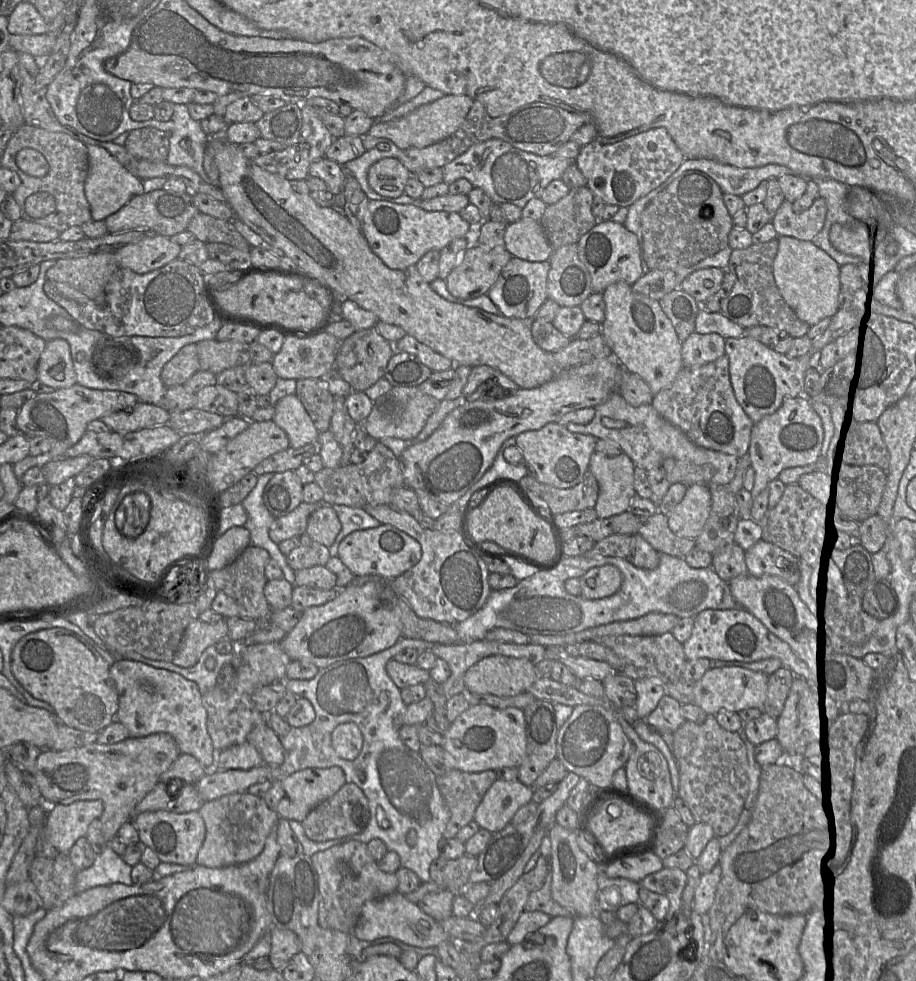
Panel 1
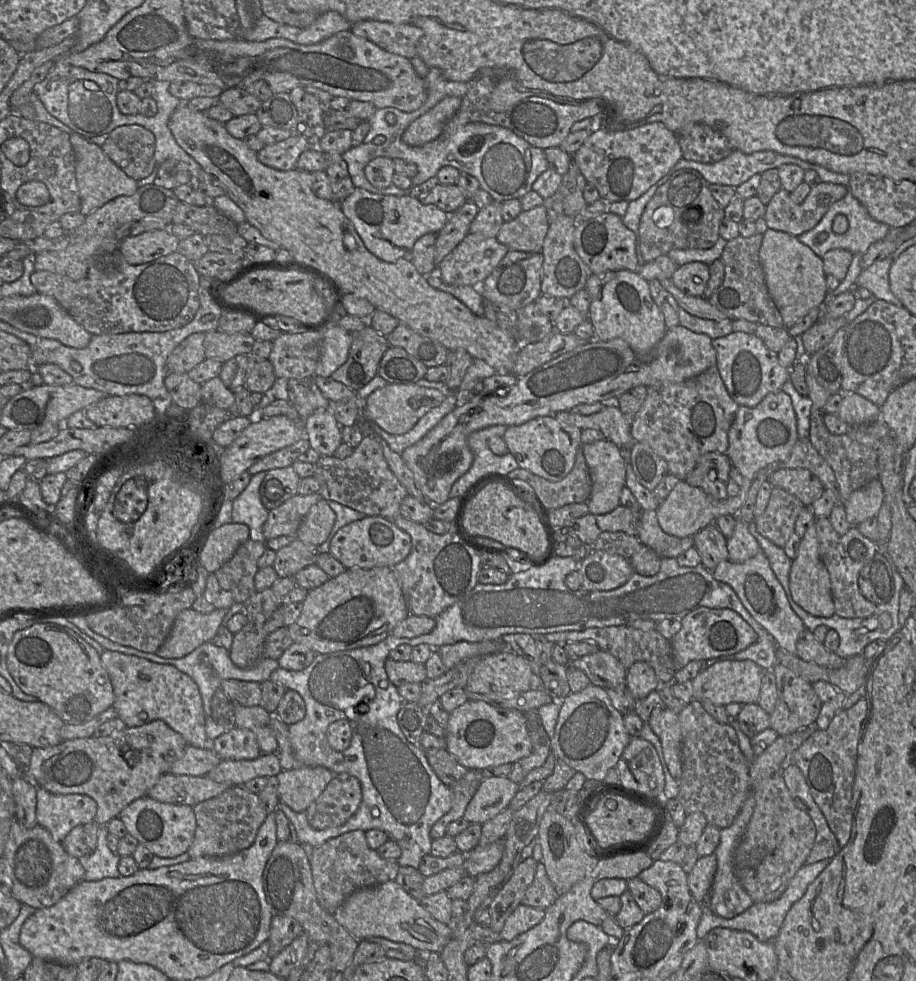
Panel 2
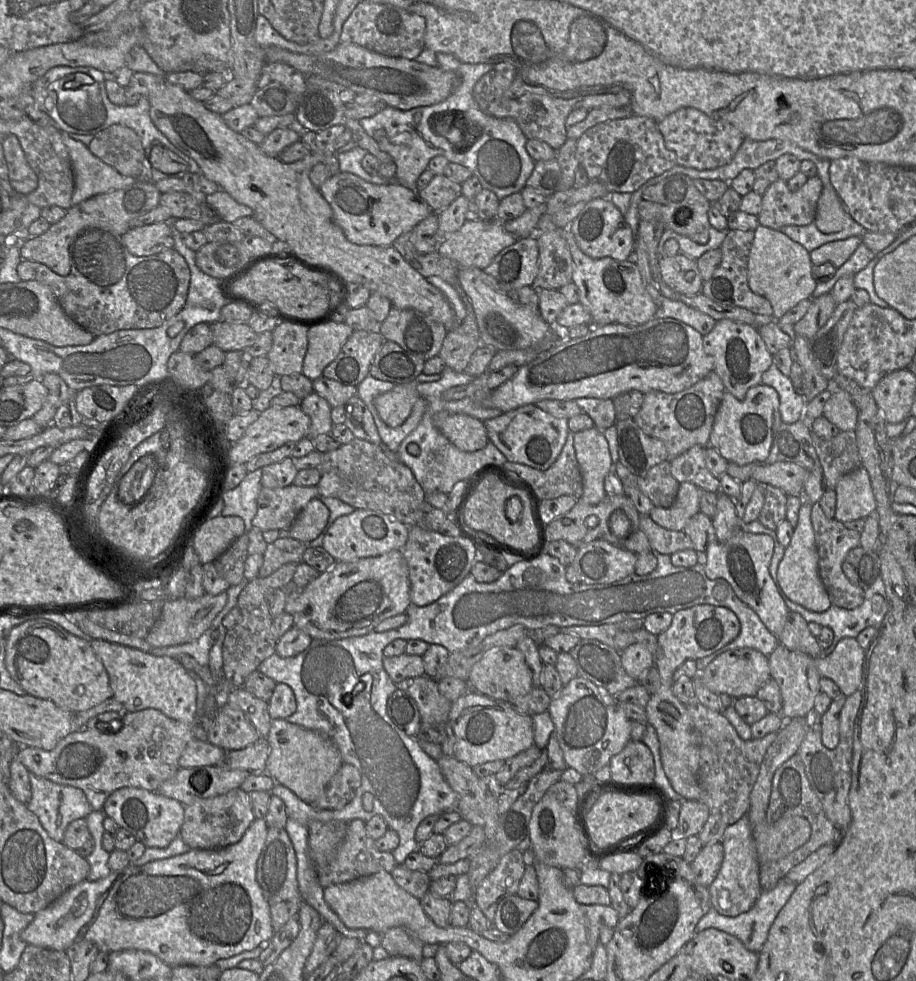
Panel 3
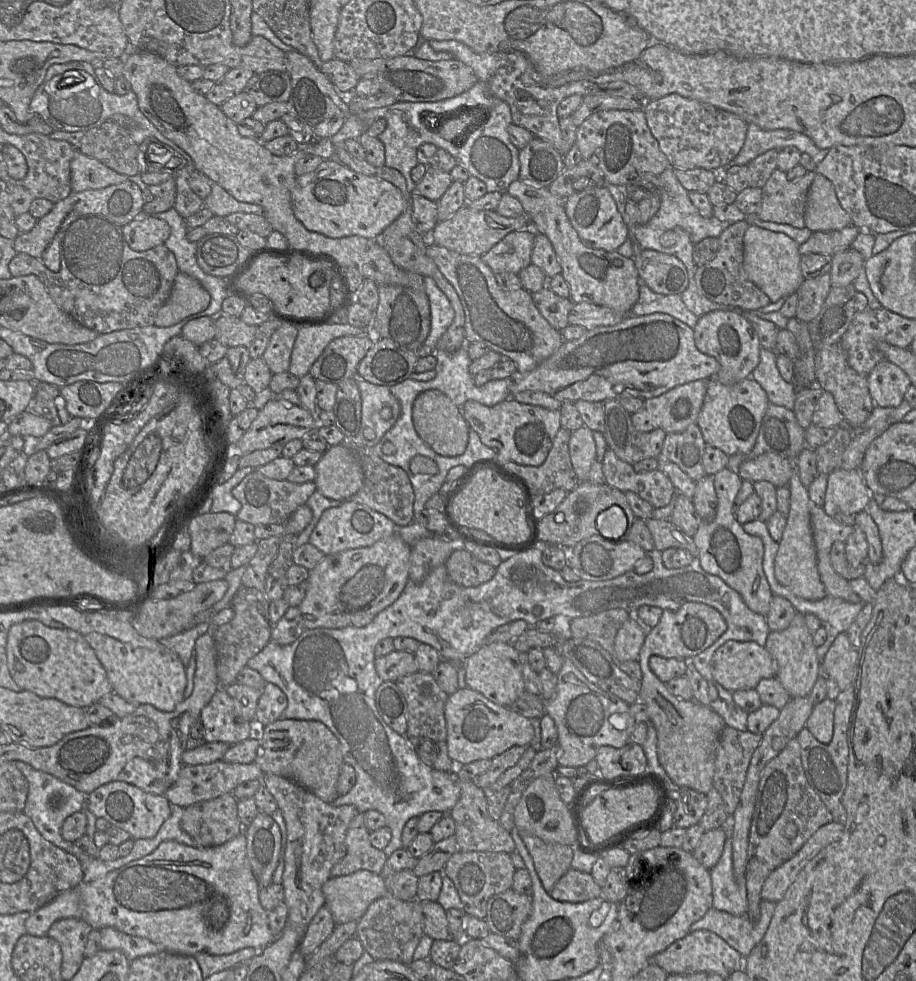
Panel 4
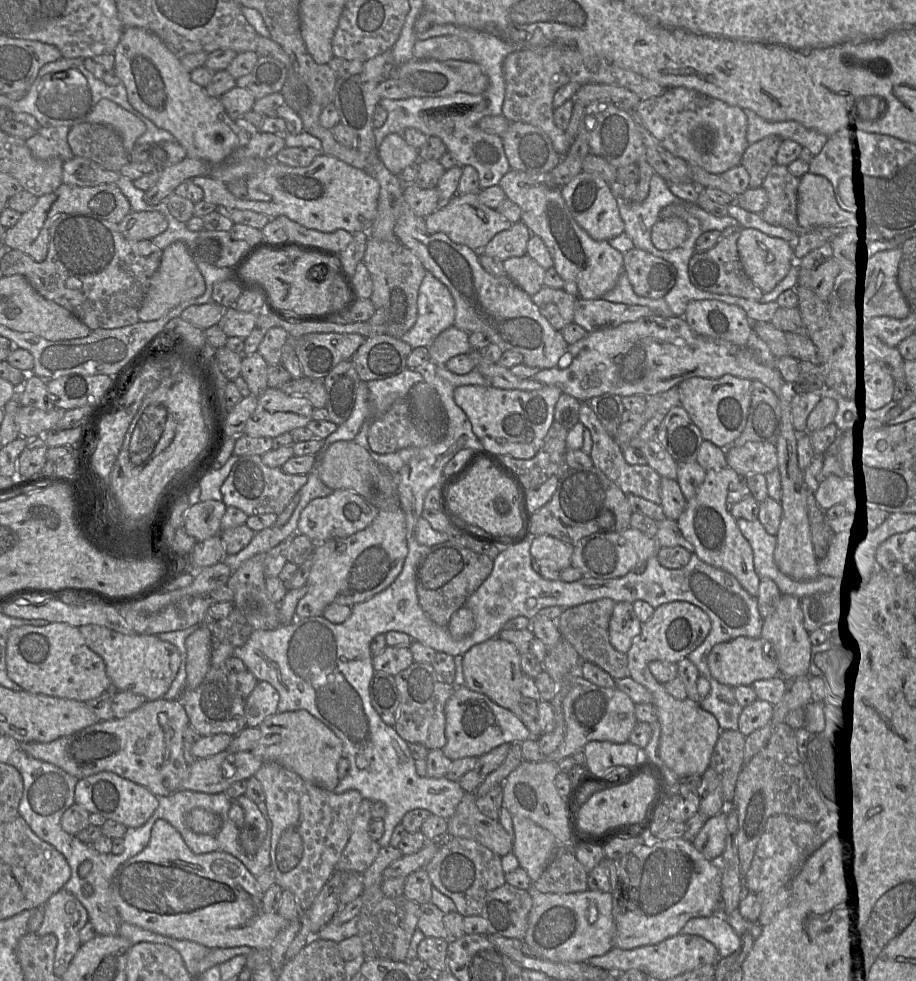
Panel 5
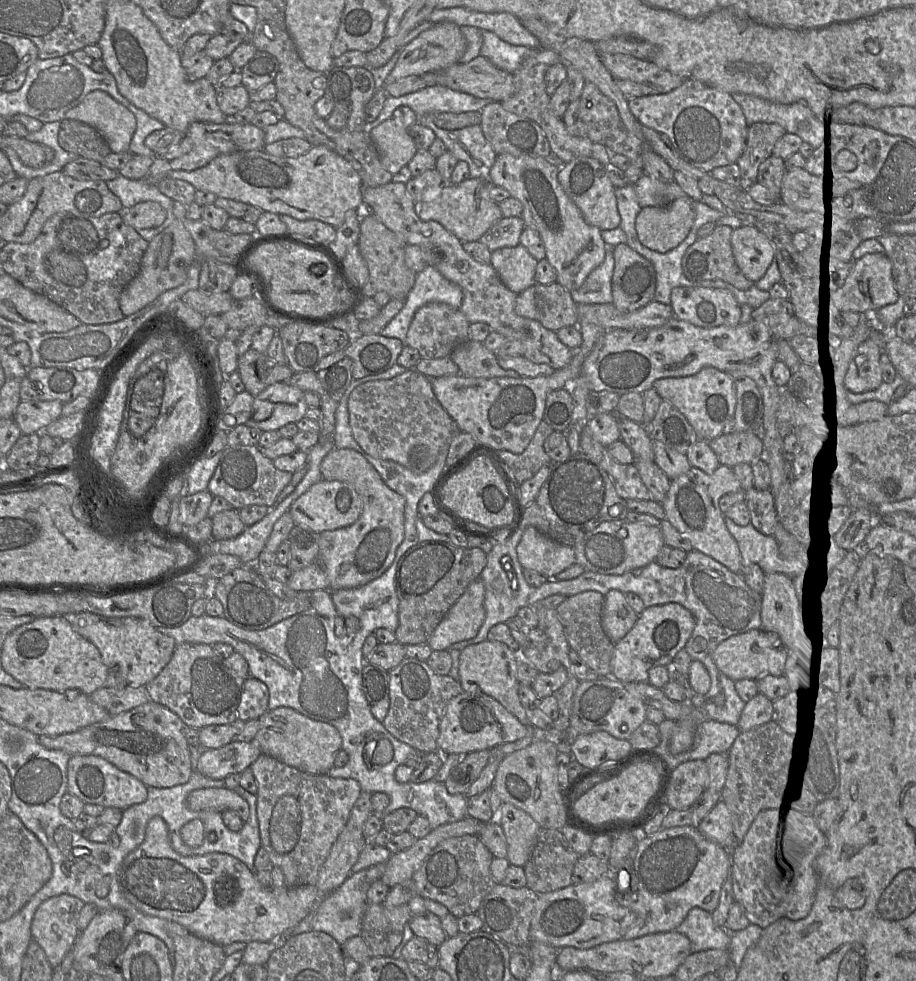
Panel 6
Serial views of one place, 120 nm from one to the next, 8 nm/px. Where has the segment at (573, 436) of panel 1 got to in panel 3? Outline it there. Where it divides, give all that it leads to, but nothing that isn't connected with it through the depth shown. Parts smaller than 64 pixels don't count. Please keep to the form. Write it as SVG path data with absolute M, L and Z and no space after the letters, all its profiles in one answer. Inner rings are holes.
M535 404L503 412L483 423L489 441L504 454L508 462L524 464L542 471L549 469L557 460L569 433L568 419L556 418Z

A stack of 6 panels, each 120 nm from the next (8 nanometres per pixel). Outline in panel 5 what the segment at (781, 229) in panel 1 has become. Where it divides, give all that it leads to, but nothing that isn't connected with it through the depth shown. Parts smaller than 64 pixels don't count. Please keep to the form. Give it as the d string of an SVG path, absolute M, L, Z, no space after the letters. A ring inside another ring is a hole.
M774 164L762 182L762 187L766 190L768 202L762 210L760 216L769 224L781 226L791 231L801 233L797 220L797 192L800 178L792 175L787 166Z

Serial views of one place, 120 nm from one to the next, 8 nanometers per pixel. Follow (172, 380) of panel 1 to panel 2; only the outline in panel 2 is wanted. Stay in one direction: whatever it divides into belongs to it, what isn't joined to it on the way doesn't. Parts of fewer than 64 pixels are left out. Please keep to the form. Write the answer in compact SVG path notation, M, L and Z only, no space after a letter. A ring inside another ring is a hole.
M197 332L189 335L168 356L167 373L188 373L205 358L204 349L205 333Z

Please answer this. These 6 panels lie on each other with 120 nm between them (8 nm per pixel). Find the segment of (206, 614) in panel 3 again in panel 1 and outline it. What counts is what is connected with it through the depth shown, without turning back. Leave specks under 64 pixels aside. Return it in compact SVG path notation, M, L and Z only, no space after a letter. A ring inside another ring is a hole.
M199 618L193 620L184 631L172 663L183 668L193 667L208 647L227 638L228 633L227 619L215 624L208 624Z

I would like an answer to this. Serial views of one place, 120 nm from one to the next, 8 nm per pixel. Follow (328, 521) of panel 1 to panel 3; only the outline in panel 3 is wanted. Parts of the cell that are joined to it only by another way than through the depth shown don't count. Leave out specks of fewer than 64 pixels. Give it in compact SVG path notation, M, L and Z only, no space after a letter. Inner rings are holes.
M318 498L310 500L289 529L289 537L309 543L327 530L330 511Z

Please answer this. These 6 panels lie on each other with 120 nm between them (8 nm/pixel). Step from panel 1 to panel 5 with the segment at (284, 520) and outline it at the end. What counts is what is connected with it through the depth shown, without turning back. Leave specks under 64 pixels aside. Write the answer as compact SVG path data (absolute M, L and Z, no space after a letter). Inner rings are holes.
M251 455L238 457L220 490L227 507L238 508L248 516L267 513L279 515L306 482L307 475L286 474L281 468L266 466L261 456Z

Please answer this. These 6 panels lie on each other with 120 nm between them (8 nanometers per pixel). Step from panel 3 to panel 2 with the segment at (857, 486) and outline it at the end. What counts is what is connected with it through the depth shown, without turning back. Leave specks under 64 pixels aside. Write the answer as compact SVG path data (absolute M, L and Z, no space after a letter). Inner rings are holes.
M875 479L864 487L855 490L843 503L847 521L857 526L866 518L874 517L884 503L884 491L881 482Z

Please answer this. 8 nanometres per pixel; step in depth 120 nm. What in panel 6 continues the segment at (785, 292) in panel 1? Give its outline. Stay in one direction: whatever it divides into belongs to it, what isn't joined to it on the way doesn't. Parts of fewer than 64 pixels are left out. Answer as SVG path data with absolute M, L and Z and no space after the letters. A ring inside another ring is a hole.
M742 225L733 230L731 247L738 267L753 284L764 276L775 261L772 242L751 225Z

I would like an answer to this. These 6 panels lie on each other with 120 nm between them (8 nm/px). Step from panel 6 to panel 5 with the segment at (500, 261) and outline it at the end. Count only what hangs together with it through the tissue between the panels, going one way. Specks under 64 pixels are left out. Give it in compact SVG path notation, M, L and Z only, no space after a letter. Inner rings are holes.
M528 255L512 257L503 261L506 276L529 296L544 287L546 270Z

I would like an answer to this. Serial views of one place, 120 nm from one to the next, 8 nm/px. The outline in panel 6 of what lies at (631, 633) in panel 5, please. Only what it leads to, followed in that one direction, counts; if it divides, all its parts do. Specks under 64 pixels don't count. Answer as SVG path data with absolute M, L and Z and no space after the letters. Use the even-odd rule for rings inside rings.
M610 590L604 595L602 627L613 644L626 636L635 625L638 616L629 605L624 593Z

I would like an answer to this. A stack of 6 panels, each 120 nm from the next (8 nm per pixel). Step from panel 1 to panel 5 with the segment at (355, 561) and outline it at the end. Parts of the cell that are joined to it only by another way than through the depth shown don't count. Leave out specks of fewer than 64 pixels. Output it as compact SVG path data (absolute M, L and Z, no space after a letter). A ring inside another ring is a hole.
M337 489L326 497L315 498L301 511L297 532L308 537L314 543L321 543L335 538L346 538L371 524L378 514L378 509L356 492Z

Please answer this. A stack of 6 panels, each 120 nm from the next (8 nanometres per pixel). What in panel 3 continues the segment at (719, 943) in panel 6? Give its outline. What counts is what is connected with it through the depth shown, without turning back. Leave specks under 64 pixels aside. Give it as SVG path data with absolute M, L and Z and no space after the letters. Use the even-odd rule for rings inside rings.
M786 878L780 880L771 890L762 891L751 909L734 917L721 915L711 907L708 913L697 923L695 934L708 928L714 928L735 936L743 943L747 950L758 953L767 939L769 929L775 918L787 903L797 885Z

